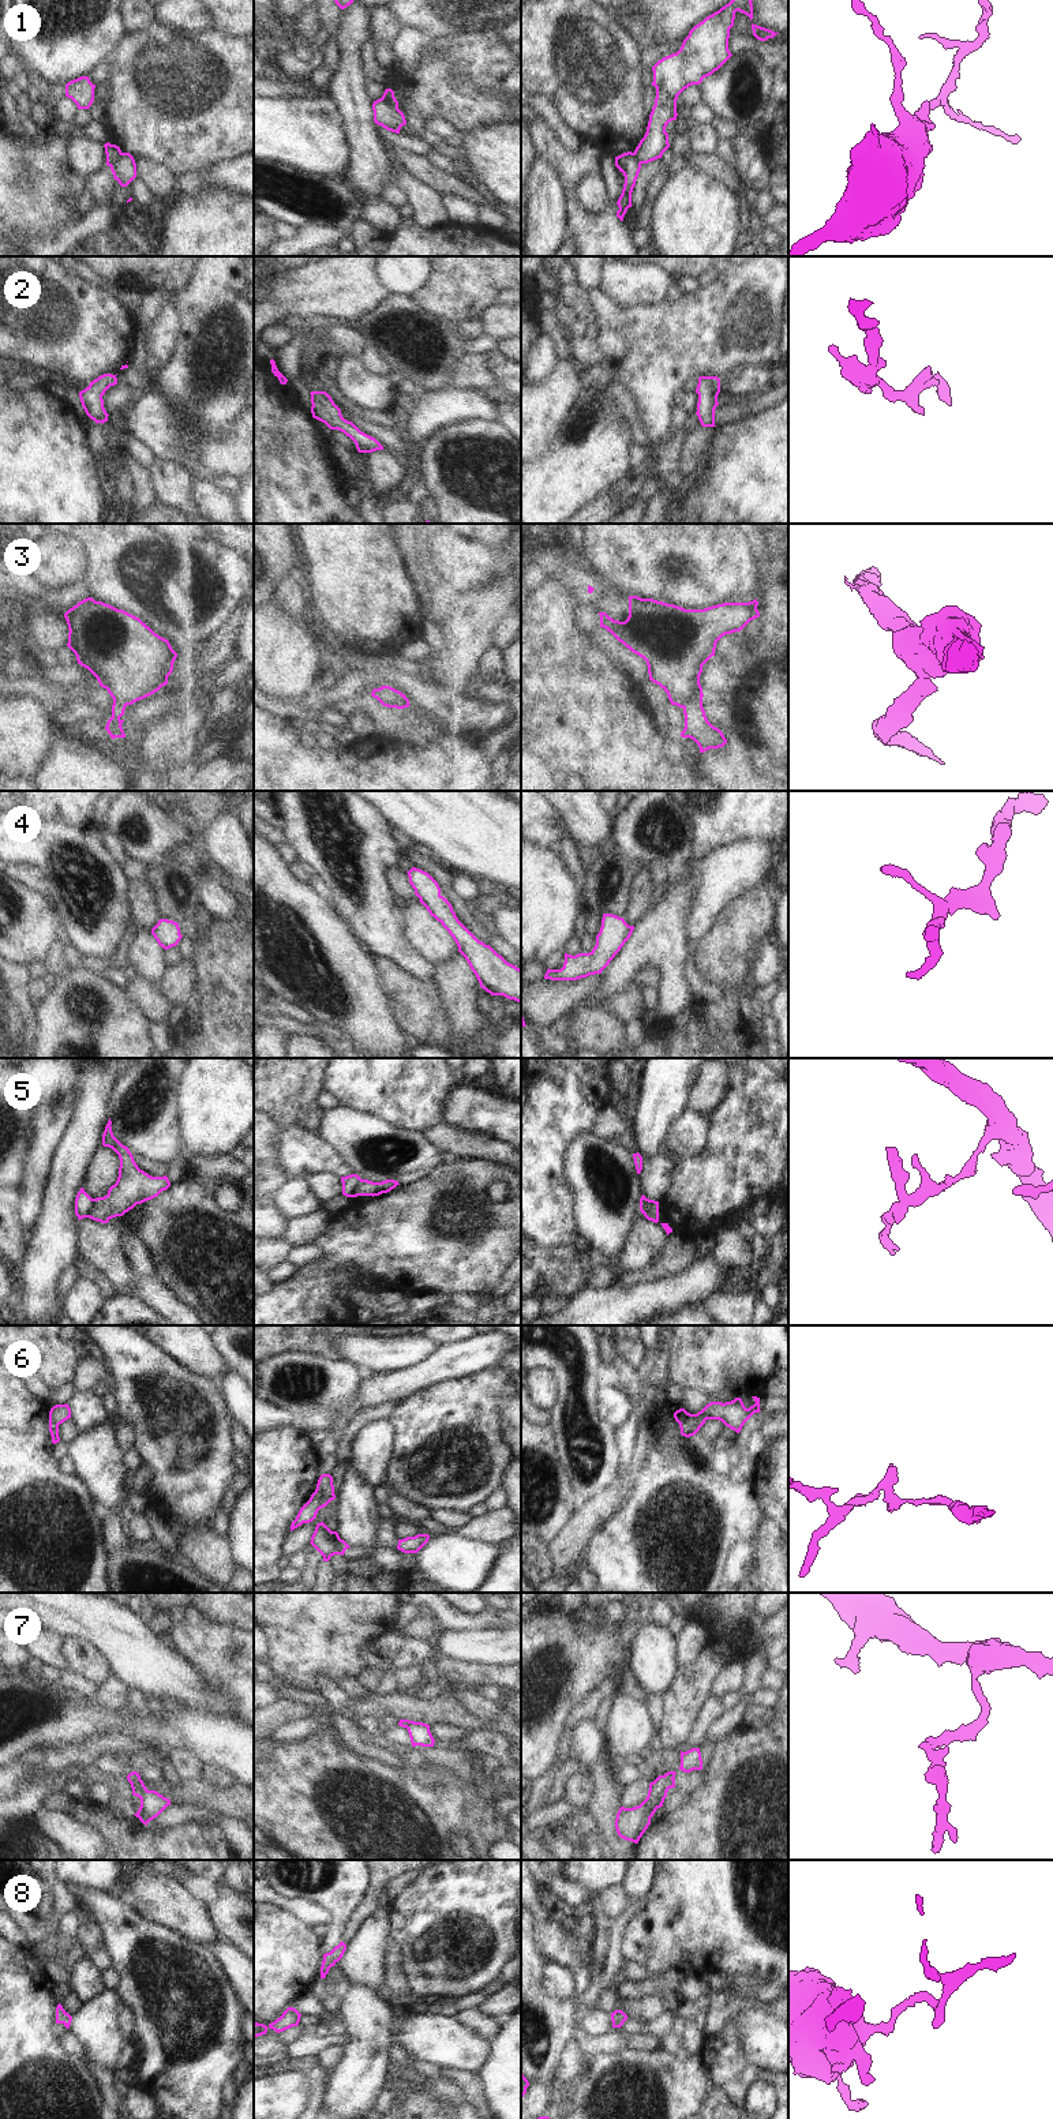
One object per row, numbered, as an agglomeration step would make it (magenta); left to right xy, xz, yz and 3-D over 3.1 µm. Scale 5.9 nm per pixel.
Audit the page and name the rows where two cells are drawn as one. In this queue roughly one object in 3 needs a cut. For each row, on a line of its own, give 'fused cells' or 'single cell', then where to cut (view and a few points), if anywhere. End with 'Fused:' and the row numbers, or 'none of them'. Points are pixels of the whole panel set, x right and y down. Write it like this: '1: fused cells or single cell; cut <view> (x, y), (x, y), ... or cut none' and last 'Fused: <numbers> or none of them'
1: fused cells; cut xz (381, 98), (397, 107)
2: single cell; cut none
3: single cell; cut none
4: single cell; cut none
5: fused cells; cut xy (93, 1199), (87, 1216)
6: fused cells; cut xz (317, 1488), (321, 1495), (321, 1507)
7: fused cells; cut xy (143, 1784), (138, 1796)
8: single cell; cut none
Fused: 1, 5, 6, 7

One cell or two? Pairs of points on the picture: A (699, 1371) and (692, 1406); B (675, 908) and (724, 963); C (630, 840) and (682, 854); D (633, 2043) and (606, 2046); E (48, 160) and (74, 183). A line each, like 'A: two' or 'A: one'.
A: two
B: two
C: one
D: one
E: two

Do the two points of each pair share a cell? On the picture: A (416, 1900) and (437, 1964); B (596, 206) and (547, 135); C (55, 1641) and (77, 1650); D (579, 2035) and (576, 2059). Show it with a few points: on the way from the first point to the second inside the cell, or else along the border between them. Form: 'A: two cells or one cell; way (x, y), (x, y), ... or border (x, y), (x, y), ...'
A: one cell; way (416, 1921), (416, 1938), (409, 1949), (415, 1964)
B: two cells; border (600, 171), (576, 184), (576, 202), (587, 212)
C: two cells; border (63, 1639), (62, 1654), (67, 1666)
D: two cells; border (572, 2040), (579, 2044)

